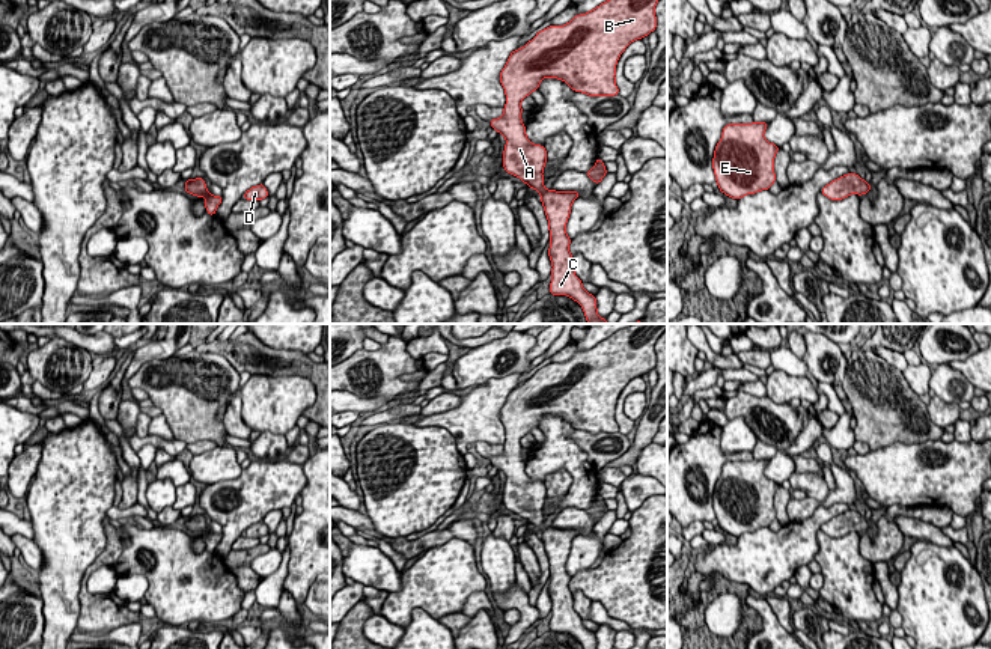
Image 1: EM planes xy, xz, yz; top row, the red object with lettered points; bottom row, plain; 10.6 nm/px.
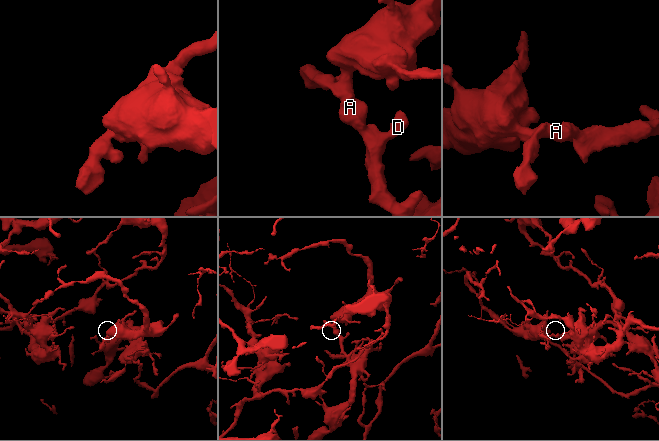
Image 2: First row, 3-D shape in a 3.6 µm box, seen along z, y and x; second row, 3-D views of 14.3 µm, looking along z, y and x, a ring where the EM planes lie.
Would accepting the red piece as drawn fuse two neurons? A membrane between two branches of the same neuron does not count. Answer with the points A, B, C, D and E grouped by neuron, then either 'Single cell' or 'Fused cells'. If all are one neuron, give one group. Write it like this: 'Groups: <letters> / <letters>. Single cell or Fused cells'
Groups: A B C D E. Single cell

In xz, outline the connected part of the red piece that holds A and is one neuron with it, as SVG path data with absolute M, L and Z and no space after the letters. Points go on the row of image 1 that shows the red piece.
M607 0L590 12L575 15L568 24L538 32L523 48L511 53L500 71L506 104L503 116L489 123L506 139L505 172L518 176L541 194L550 230L550 294L577 301L587 324L607 324L607 318L599 318L596 298L584 291L569 253L566 223L580 193L544 188L547 151L527 139L521 101L538 90L545 77L562 80L574 92L593 98L619 95L614 78L617 60L631 42L655 30L657 3L658 0Z

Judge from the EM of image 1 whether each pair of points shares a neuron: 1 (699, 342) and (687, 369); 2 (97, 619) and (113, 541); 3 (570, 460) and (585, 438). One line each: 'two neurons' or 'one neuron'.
1: two neurons
2: one neuron
3: two neurons

